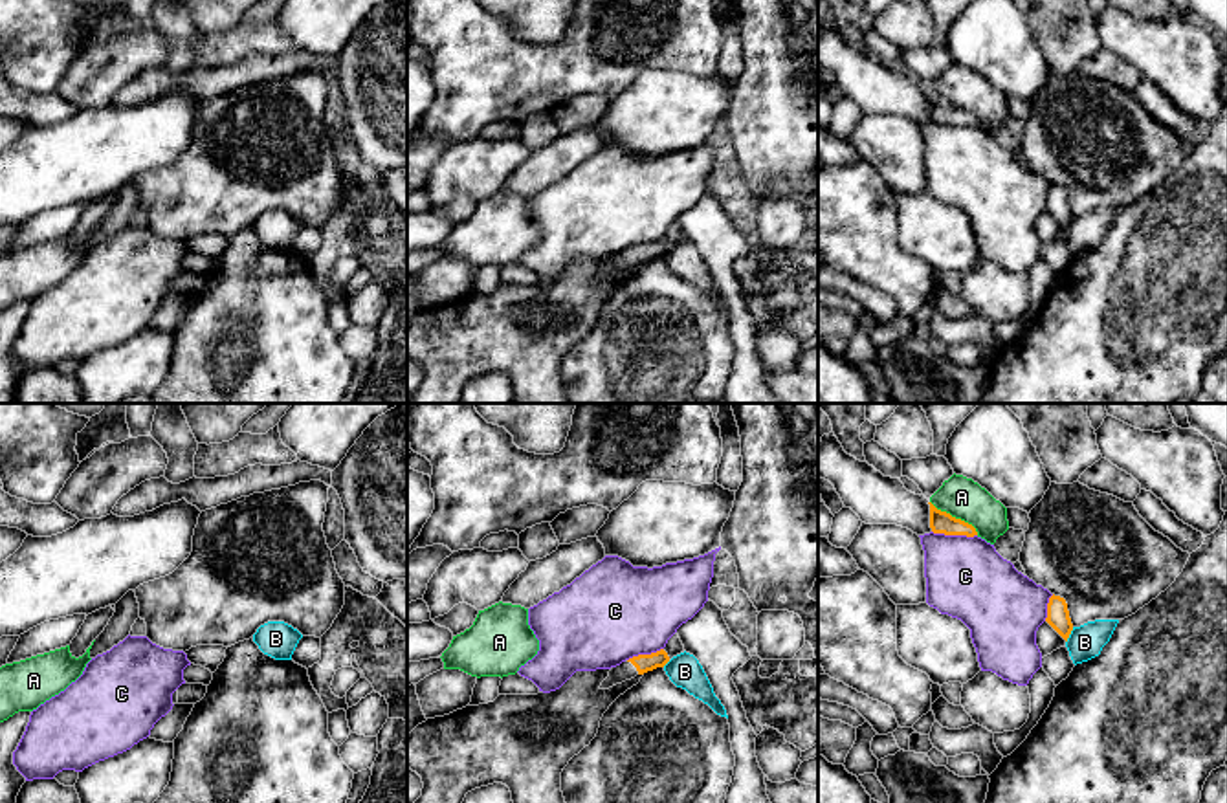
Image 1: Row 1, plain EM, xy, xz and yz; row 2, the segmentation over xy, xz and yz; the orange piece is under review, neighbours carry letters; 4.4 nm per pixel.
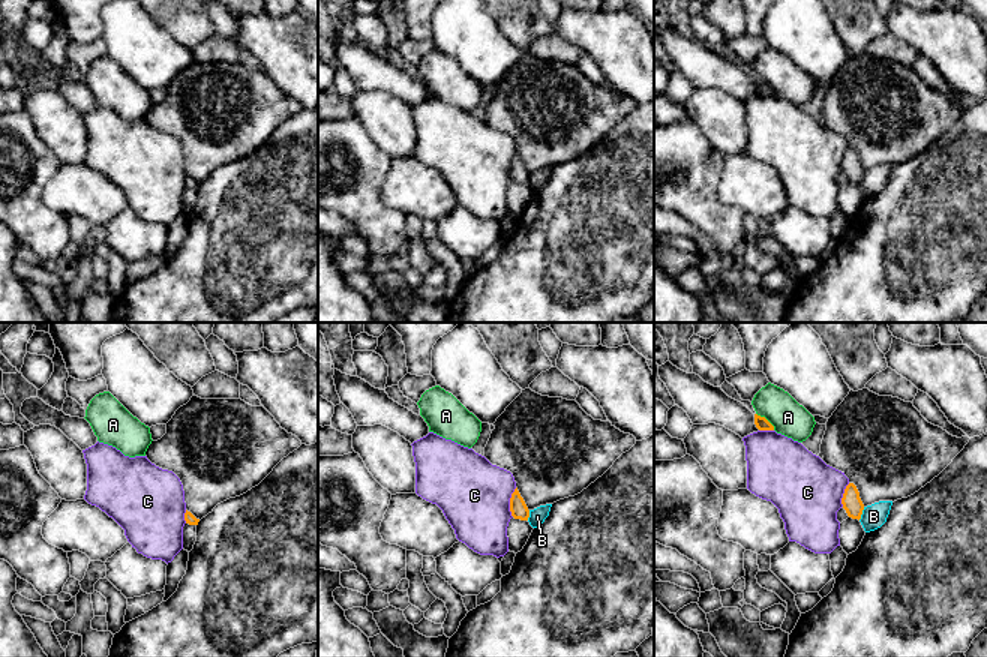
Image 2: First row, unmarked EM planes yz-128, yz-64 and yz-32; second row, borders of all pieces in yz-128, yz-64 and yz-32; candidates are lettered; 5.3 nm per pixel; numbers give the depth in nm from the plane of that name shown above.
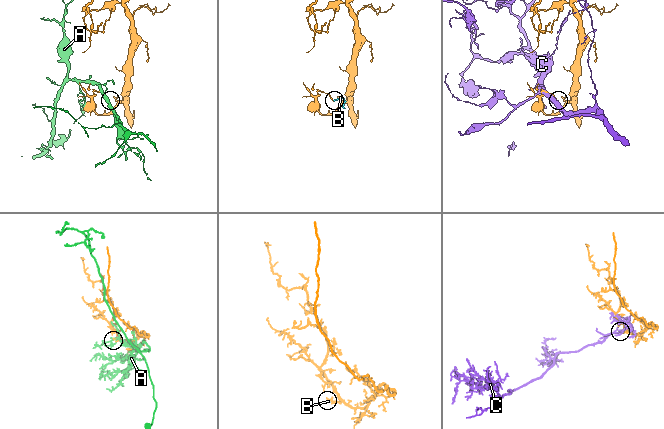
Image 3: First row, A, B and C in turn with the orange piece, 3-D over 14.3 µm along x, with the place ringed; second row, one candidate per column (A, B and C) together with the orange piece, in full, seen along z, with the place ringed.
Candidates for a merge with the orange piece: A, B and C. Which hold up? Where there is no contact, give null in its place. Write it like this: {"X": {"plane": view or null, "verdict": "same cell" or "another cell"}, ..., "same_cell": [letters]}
{"A": {"plane": "yz", "verdict": "another cell"}, "B": {"plane": "yz", "verdict": "another cell"}, "C": {"plane": "yz", "verdict": "another cell"}, "same_cell": []}

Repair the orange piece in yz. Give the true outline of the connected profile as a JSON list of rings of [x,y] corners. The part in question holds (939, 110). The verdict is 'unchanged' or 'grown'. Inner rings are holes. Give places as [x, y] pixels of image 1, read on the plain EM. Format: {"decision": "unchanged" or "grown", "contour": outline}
{"decision": "unchanged", "contour": [[[932,92],[930,94],[930,117],[934,123],[945,125],[978,125],[976,117],[961,108],[952,106],[946,101],[937,99]]]}

